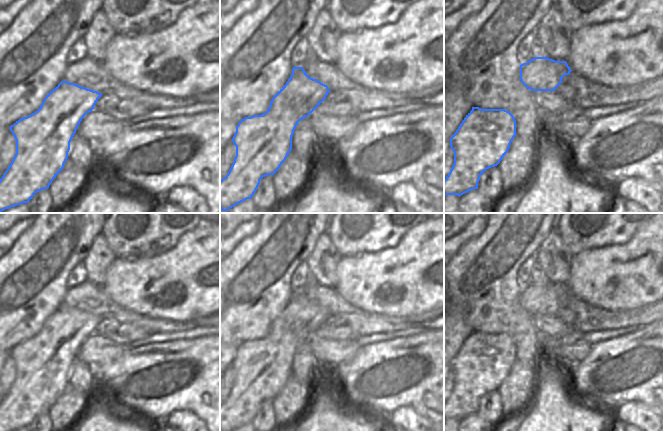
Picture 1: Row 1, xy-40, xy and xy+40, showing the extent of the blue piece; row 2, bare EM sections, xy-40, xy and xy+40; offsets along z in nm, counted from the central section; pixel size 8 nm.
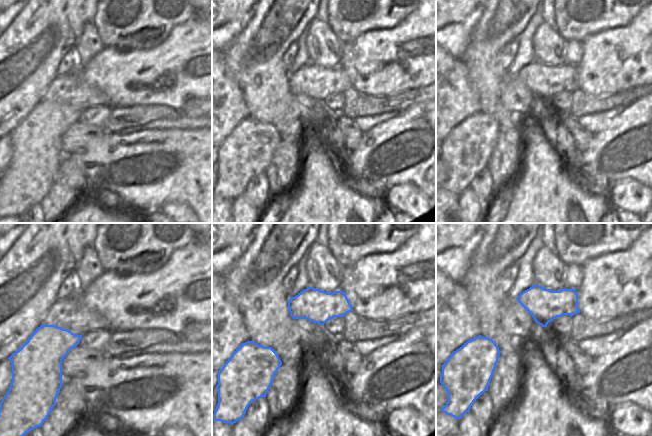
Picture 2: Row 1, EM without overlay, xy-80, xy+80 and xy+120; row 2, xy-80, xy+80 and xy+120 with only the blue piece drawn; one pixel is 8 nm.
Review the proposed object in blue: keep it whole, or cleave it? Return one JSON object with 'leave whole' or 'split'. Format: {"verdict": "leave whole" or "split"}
{"verdict": "leave whole"}

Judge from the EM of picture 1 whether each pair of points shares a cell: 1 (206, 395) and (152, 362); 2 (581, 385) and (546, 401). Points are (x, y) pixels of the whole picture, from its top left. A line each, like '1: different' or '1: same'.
1: same
2: different

